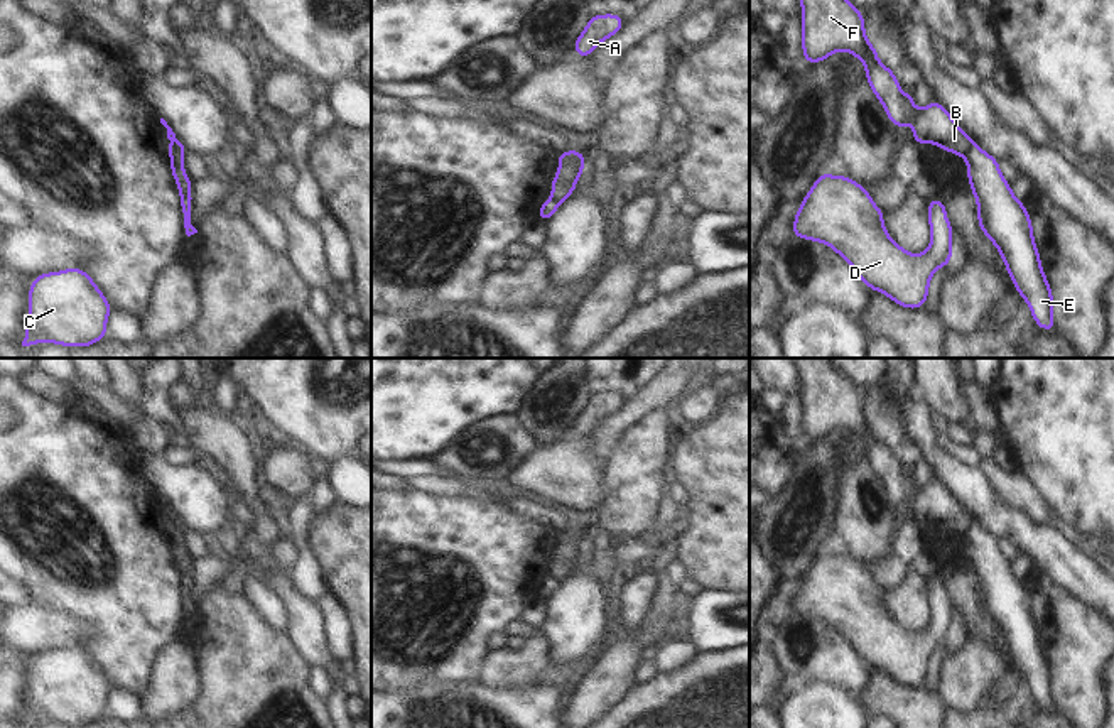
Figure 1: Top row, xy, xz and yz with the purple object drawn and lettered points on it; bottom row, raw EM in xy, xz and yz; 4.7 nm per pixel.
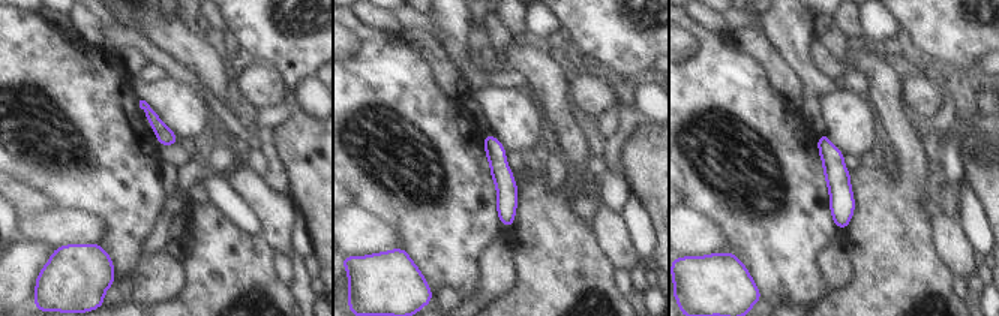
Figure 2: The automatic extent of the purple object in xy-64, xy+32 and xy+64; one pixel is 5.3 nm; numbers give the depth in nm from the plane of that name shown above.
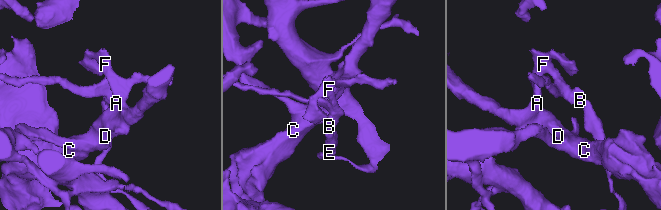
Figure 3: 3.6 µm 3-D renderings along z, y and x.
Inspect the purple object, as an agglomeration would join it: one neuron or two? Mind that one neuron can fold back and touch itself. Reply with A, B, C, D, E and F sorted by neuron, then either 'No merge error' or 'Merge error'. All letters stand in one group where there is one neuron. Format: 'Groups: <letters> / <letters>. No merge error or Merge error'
Groups: A B C D F / E. Merge error

